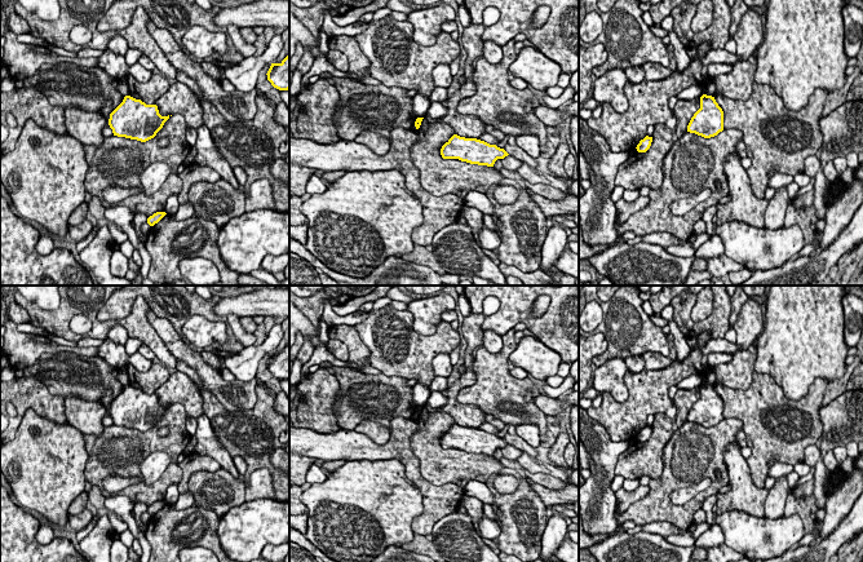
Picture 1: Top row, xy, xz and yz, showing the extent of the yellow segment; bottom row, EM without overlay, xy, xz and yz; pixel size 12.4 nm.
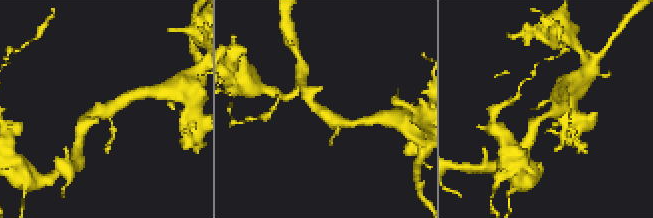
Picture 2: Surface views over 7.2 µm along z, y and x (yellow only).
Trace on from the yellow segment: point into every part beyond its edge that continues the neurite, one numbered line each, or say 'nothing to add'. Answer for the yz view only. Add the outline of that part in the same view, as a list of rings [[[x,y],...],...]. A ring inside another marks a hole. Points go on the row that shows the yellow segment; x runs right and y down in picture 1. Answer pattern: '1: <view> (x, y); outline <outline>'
nothing to add

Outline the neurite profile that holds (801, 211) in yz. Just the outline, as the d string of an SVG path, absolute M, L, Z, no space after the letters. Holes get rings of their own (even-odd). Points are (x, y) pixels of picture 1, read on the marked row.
M811 189L789 203L785 211L784 227L798 225L804 234L805 245L814 244L815 249L811 255L819 255L822 247L815 239L816 222L818 217L814 205L814 189Z

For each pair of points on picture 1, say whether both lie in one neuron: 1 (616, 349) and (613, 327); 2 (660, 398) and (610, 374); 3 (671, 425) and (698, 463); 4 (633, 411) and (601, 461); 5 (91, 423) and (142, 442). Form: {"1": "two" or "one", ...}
{"1": "one", "2": "two", "3": "two", "4": "two", "5": "two"}

